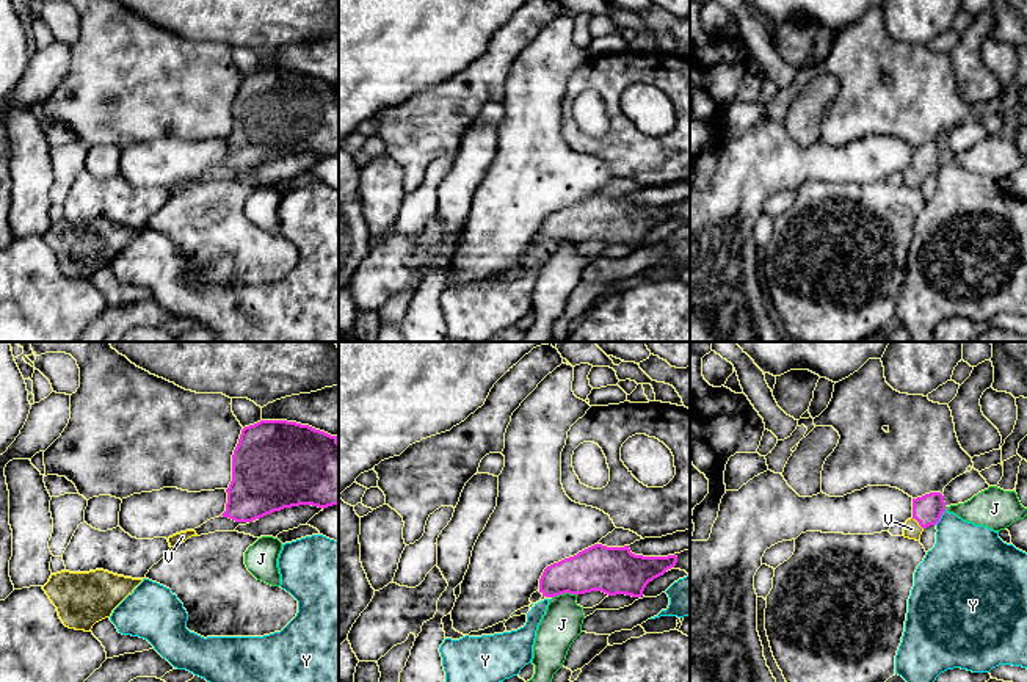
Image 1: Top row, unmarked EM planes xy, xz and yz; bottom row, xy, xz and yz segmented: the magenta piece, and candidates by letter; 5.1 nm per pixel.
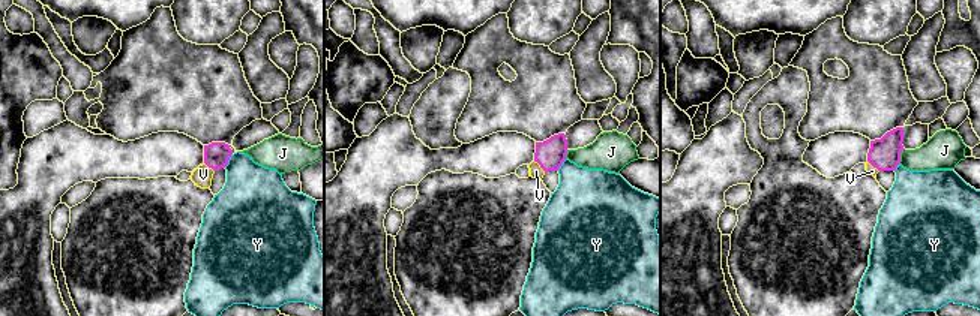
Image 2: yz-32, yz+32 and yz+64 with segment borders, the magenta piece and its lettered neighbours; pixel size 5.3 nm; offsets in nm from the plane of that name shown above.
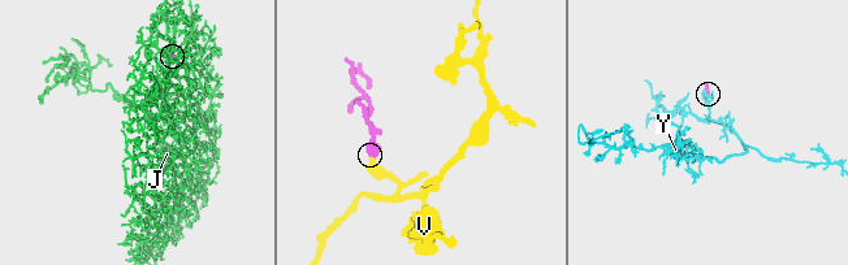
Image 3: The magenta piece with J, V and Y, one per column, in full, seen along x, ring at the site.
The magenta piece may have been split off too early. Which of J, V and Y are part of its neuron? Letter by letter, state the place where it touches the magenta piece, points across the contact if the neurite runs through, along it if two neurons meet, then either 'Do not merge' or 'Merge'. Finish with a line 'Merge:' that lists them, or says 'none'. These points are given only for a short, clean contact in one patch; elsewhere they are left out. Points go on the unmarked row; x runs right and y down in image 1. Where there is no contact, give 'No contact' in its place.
J: Touches magenta at xz (565, 240). Boundary: xz (577, 243), (560, 242), (552, 246). Do not merge
V: Touches magenta at yz (918, 170). Path across: yz (927, 159), (918, 170), (911, 177). Merge
Y: Touches magenta at yz (939, 166). Do not merge
Merge: V

